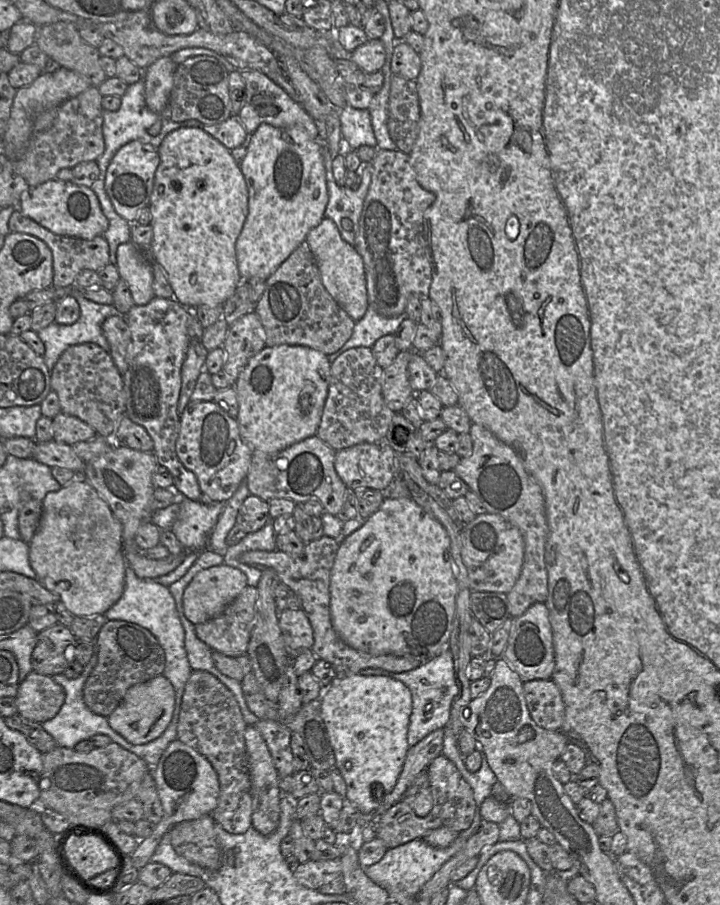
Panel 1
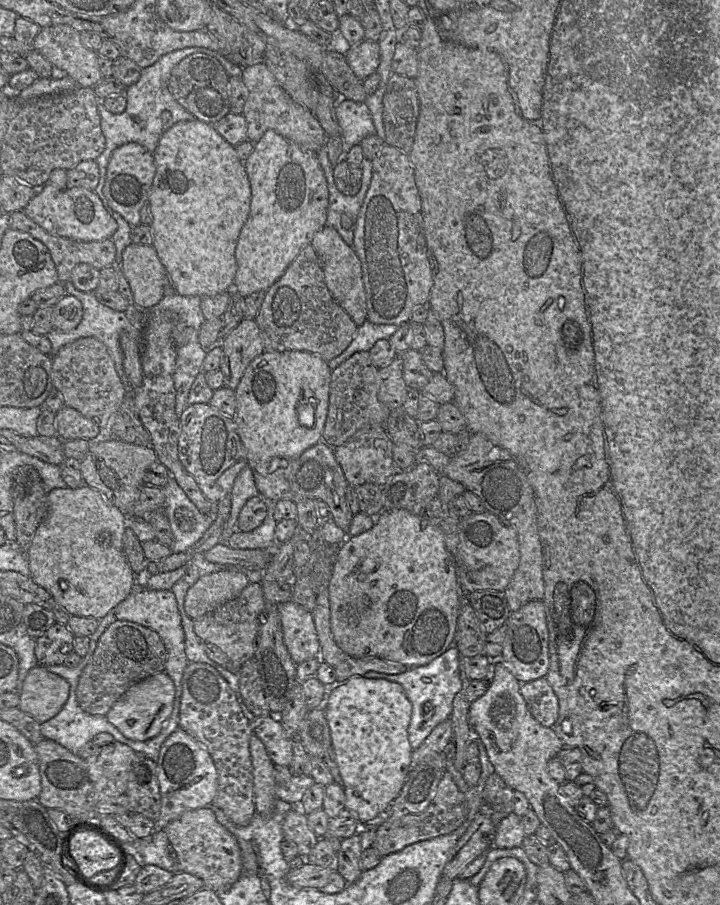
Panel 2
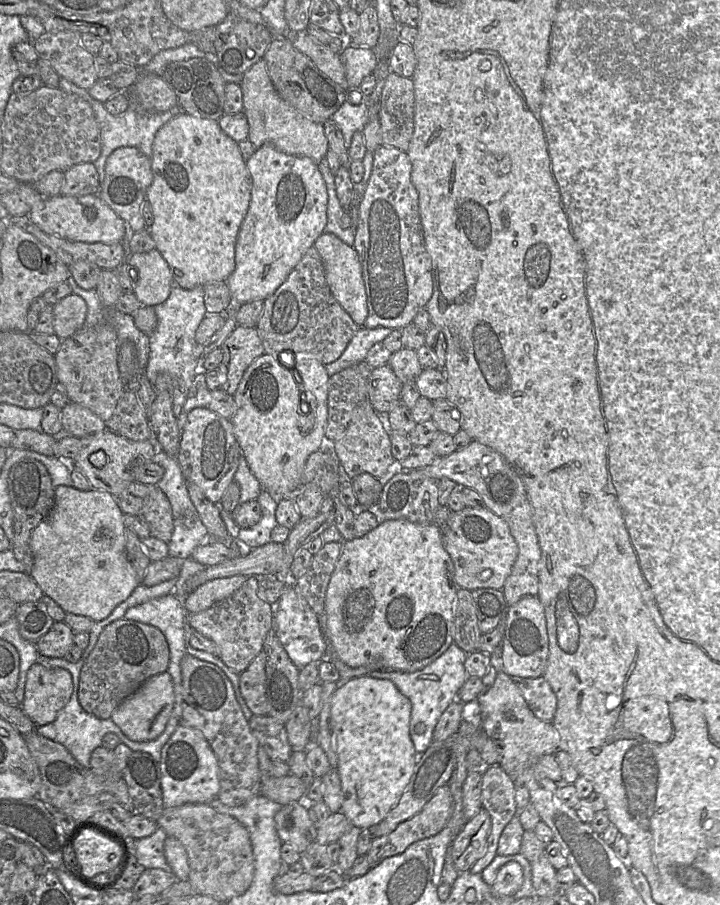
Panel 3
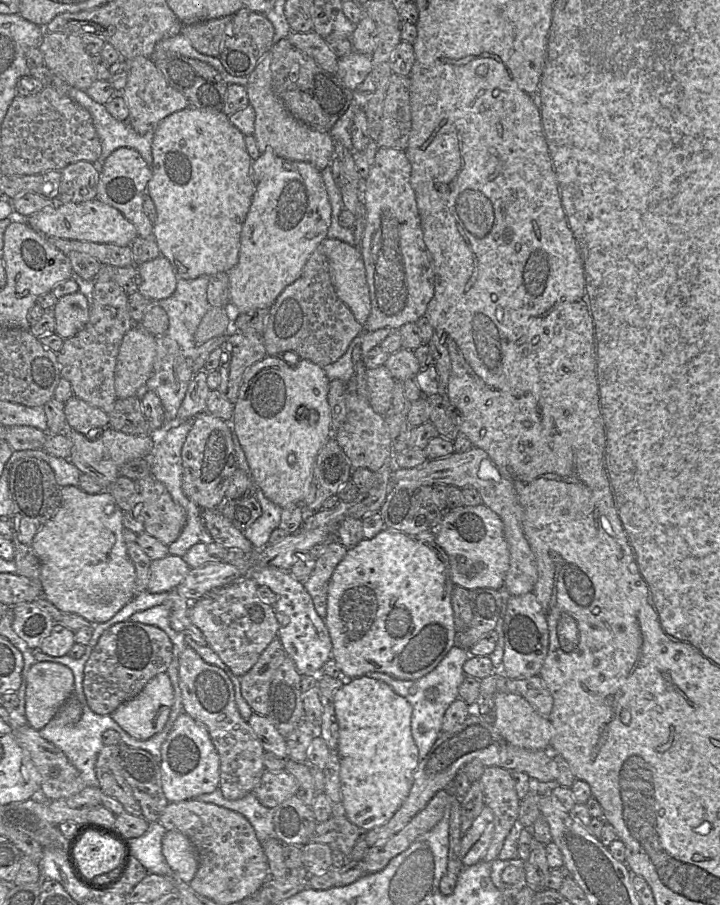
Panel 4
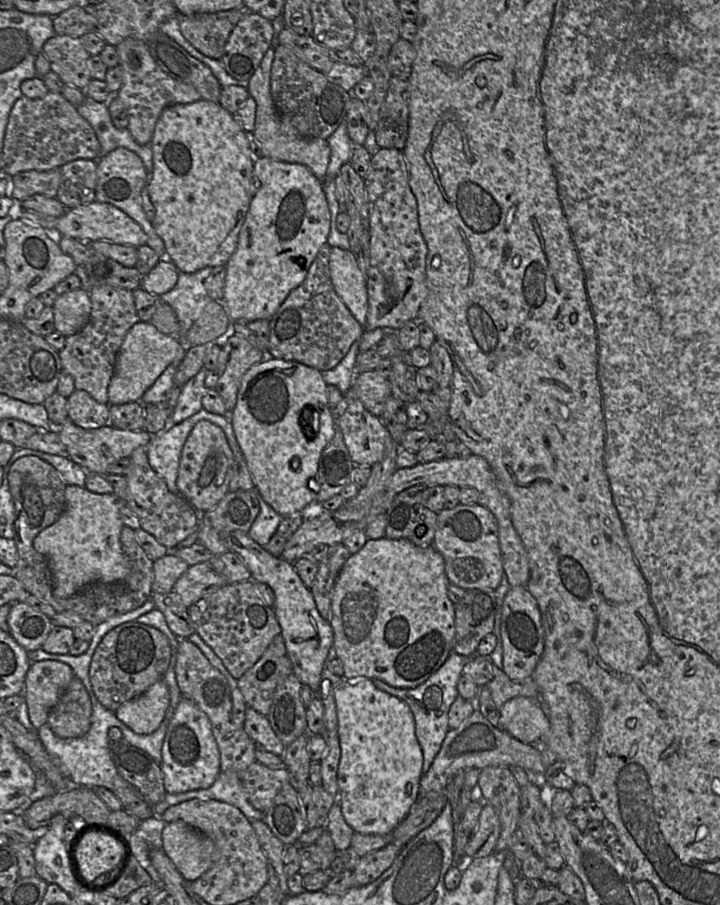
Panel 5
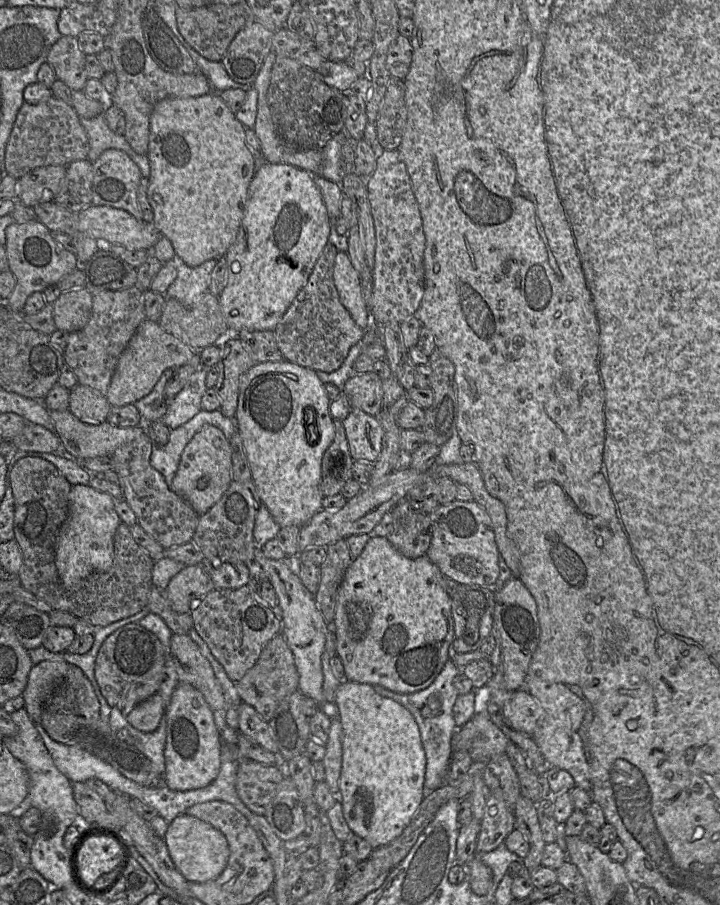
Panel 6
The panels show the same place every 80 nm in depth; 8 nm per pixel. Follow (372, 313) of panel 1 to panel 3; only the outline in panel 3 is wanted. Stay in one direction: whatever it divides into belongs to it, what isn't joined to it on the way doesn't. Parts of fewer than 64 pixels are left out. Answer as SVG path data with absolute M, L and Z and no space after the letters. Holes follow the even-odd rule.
M360 327L340 358L325 365L328 375L331 377L346 368L364 362L371 347L382 342L392 331L392 329L386 327L374 329Z

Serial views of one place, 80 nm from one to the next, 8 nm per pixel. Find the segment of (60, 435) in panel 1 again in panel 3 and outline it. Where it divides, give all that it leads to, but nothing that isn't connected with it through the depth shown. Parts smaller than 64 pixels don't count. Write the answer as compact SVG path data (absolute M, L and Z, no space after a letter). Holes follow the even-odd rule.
M69 402L61 409L63 433L78 438L100 434L107 429L106 422L90 409Z

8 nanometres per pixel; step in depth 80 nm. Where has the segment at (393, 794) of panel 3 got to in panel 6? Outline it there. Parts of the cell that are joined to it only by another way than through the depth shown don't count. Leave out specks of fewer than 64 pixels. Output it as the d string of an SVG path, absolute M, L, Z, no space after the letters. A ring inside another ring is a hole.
M341 681L329 711L340 719L343 729L338 797L343 816L351 831L375 849L401 835L425 797L426 755L411 712L379 695L373 686Z

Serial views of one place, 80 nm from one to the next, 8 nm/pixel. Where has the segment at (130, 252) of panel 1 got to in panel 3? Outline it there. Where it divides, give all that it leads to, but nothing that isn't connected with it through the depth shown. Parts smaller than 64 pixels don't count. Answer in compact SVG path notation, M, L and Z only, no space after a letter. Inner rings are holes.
M156 248L145 253L132 253L126 262L137 271L133 293L142 305L156 306L167 300L171 293L174 279L169 265Z

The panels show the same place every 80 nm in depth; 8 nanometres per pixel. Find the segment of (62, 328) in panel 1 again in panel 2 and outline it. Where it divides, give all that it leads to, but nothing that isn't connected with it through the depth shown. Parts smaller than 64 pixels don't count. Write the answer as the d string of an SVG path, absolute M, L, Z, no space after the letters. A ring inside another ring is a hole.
M72 281L65 283L66 293L76 297L83 306L83 318L79 325L69 331L69 332L62 332L57 329L53 329L49 334L47 334L47 338L51 342L51 353L50 355L53 357L63 346L74 342L77 339L84 338L84 337L94 337L101 341L109 350L109 353L114 361L116 371L124 384L125 388L128 391L133 390L134 388L130 385L130 381L128 376L126 375L124 369L124 360L122 349L120 347L119 338L122 333L127 333L130 338L139 344L140 347L140 363L141 363L141 354L142 354L142 334L143 330L138 330L133 324L130 322L126 313L116 311L108 306L103 305L98 301L94 292L83 292L75 288Z

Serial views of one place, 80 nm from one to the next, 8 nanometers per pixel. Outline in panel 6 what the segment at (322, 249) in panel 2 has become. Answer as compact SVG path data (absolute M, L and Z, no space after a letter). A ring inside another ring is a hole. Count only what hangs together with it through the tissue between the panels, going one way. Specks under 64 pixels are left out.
M338 251L333 267L333 279L341 303L355 323L365 330L372 319L363 298L360 274L353 267L347 252Z

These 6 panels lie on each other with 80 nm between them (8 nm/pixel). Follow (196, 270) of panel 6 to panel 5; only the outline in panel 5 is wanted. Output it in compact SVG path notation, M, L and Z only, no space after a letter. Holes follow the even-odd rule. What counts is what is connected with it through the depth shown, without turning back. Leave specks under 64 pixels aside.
M205 267L195 273L179 271L176 286L160 296L162 302L174 309L182 334L192 327L211 301L206 289L206 280L212 268Z

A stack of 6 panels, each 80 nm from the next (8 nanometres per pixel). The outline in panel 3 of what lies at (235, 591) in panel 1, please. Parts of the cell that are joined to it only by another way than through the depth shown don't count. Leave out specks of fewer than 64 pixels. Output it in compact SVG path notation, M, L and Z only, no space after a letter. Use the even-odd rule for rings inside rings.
M236 575L210 580L189 593L184 600L188 613L198 613L225 599L239 589L246 576Z

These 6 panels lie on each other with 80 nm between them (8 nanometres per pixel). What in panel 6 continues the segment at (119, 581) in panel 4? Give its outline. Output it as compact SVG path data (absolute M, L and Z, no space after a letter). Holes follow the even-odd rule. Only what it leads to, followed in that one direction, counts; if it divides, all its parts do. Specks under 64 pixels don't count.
M72 485L69 493L69 512L55 541L55 564L65 586L77 584L93 572L108 571L114 558L113 539L122 522L115 511L116 500L108 493L89 485Z

